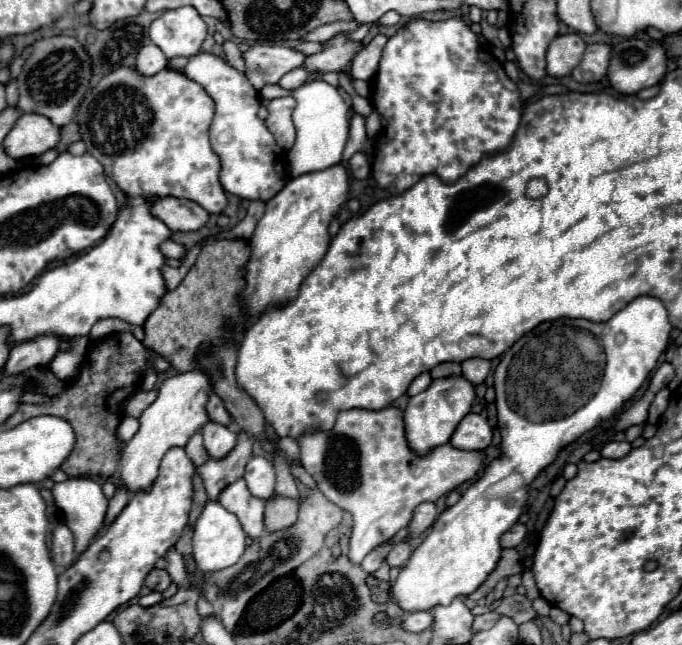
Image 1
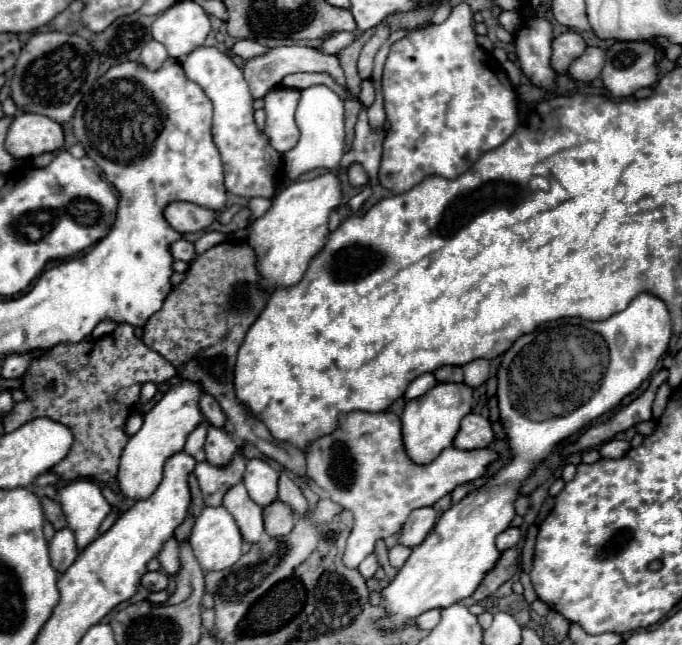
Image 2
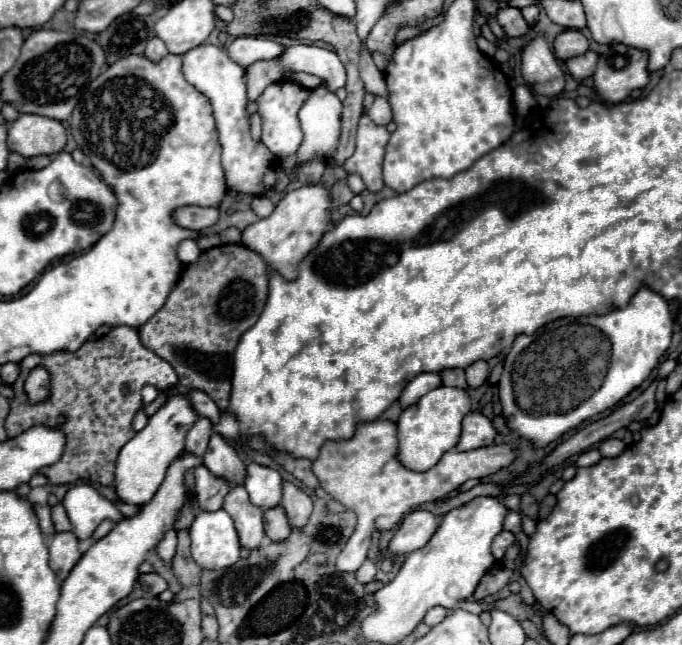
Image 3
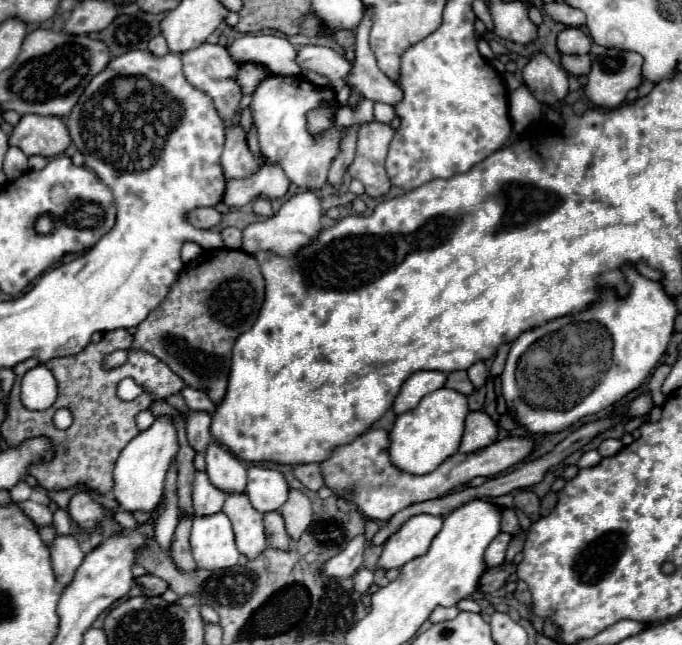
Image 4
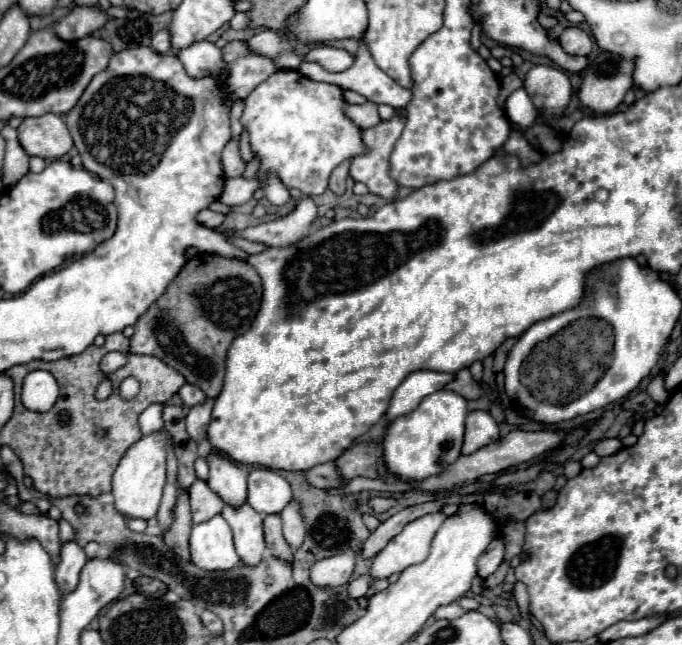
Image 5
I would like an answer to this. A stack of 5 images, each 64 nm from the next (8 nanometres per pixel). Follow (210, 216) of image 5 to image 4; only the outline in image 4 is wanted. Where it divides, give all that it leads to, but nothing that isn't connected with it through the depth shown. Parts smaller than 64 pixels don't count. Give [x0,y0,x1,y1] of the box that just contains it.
[186,208,222,228]

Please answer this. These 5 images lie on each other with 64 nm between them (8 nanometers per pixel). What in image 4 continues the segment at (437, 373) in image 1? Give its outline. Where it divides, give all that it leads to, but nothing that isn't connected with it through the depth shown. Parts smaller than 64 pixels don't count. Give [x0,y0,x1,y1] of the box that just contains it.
[446,370,474,396]

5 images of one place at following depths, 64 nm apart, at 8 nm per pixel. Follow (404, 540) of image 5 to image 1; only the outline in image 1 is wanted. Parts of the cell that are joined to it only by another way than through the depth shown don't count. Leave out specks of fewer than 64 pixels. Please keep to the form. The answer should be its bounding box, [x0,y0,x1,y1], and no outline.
[410,502,438,536]

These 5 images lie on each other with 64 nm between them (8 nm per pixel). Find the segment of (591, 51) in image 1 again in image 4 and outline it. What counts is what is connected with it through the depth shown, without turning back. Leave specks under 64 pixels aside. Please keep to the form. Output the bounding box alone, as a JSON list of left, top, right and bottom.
[562,54,592,76]

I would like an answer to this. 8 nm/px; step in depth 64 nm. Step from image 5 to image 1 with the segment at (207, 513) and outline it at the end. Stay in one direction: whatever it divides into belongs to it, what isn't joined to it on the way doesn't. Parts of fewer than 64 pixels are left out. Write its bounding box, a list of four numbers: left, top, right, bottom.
[198,432,256,500]

